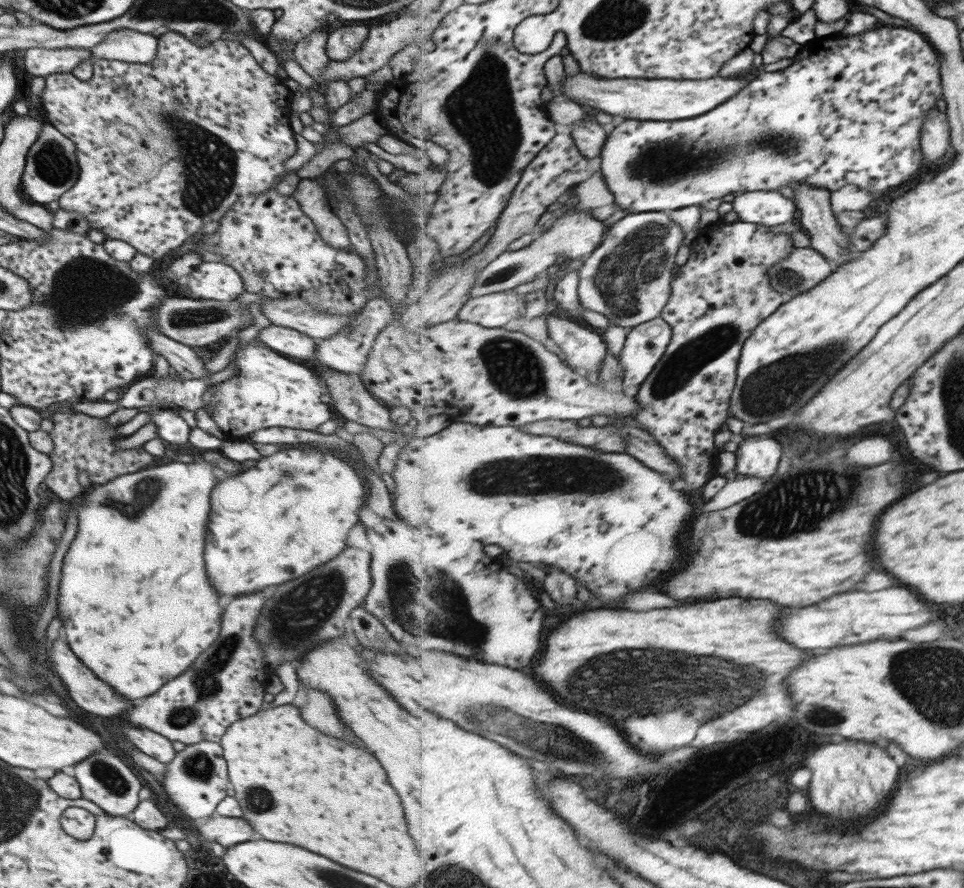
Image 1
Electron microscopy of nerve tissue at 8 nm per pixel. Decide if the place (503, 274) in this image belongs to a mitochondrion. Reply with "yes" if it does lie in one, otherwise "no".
yes

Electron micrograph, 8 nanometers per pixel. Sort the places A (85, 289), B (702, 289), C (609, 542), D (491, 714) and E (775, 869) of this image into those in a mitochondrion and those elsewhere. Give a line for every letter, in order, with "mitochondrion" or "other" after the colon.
A: mitochondrion
B: other
C: other
D: mitochondrion
E: other

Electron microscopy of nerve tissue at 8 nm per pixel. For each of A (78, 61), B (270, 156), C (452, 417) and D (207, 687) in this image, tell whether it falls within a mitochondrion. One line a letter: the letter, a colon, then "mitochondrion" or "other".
A: other
B: other
C: other
D: mitochondrion

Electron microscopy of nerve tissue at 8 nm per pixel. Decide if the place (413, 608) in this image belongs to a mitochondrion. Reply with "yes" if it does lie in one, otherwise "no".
yes

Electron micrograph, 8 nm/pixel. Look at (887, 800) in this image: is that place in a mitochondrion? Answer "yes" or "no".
no

